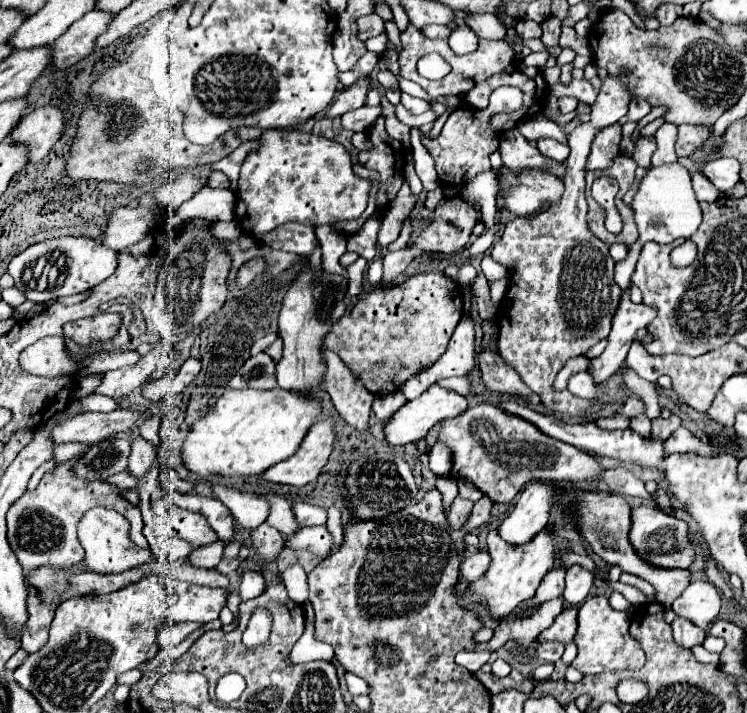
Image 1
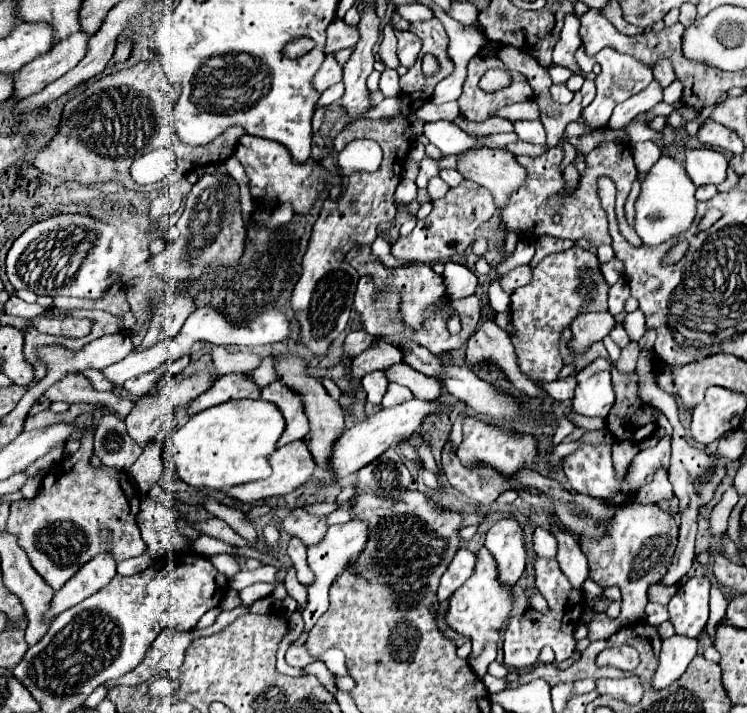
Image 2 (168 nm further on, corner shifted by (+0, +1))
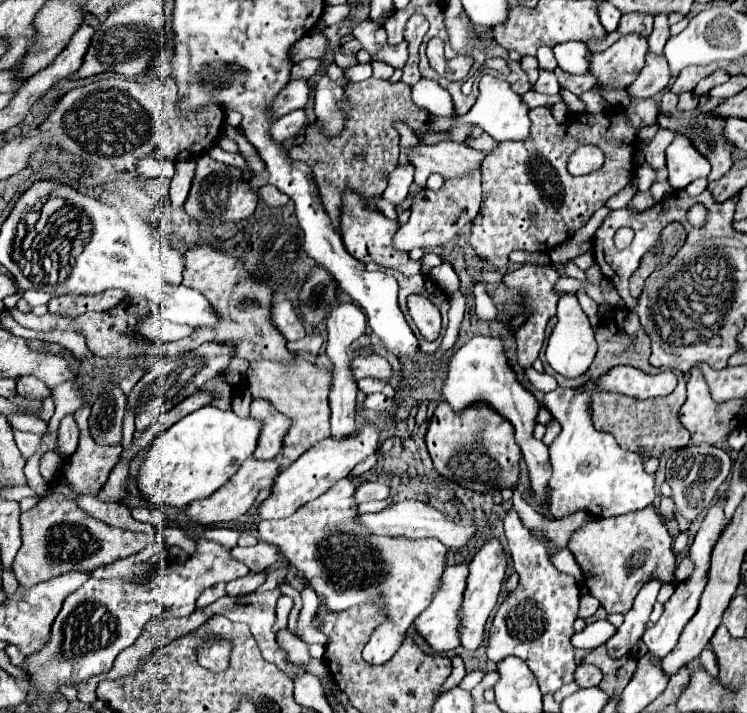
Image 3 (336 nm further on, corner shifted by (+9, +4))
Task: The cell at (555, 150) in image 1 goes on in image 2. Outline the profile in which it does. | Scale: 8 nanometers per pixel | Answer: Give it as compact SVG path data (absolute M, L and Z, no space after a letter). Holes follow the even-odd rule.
M516 121L514 127L522 141L538 143L538 145L546 147L546 131L544 131L542 121Z

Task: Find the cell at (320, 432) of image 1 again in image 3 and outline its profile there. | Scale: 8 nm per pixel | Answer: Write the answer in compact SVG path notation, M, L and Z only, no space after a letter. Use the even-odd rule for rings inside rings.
M249 458L247 462L243 462L243 466L239 466L239 470L229 478L227 484L223 484L211 498L193 502L191 506L185 508L185 514L189 518L191 524L195 526L219 526L225 522L235 522L239 516L243 516L245 512L249 512L249 508L253 506L257 492L261 488L271 488L275 476L279 474L279 462L275 460L255 460Z

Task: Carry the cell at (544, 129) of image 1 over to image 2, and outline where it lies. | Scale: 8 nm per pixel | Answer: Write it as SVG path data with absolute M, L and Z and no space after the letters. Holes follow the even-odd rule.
M458 117L454 123L458 123L462 129L466 129L468 135L472 135L472 133L484 135L484 133L508 133L508 131L514 131L514 121L502 119L502 117L490 117L484 123L472 123L466 117Z

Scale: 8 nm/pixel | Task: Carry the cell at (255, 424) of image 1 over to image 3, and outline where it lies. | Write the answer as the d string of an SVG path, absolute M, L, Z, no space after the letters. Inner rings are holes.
M203 406L191 412L155 438L147 458L139 466L137 488L143 500L159 508L185 508L195 500L211 496L237 472L243 460L251 458L259 432L259 420L239 418L231 410Z

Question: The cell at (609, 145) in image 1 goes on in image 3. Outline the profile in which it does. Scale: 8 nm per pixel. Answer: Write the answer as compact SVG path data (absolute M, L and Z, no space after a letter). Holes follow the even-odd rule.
M647 54L647 62L639 74L639 78L627 88L629 96L637 98L653 98L661 94L671 80L671 70L667 66L667 58L663 54Z

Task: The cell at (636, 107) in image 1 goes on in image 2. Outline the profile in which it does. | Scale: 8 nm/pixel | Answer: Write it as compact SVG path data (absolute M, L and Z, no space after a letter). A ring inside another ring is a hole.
M658 61L653 68L653 75L660 87L668 87L674 81L674 69L670 61Z

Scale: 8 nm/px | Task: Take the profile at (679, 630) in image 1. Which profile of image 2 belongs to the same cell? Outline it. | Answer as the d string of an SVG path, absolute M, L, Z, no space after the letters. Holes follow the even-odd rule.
M672 635L662 641L662 653L660 653L660 665L652 677L654 689L664 689L670 683L674 683L690 665L690 661L698 653L698 639L688 639L680 635Z

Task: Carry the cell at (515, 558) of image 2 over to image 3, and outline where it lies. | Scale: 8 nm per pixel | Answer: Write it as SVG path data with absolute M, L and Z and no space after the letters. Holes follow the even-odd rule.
M489 538L487 544L475 554L473 562L469 564L467 588L463 592L463 602L461 602L461 610L459 610L459 620L461 620L459 638L461 638L461 646L467 650L477 650L483 640L483 628L485 628L485 622L487 622L491 610L497 604L497 596L499 596L501 584L505 580L505 568L507 568L507 560L505 560L503 548L497 538Z

